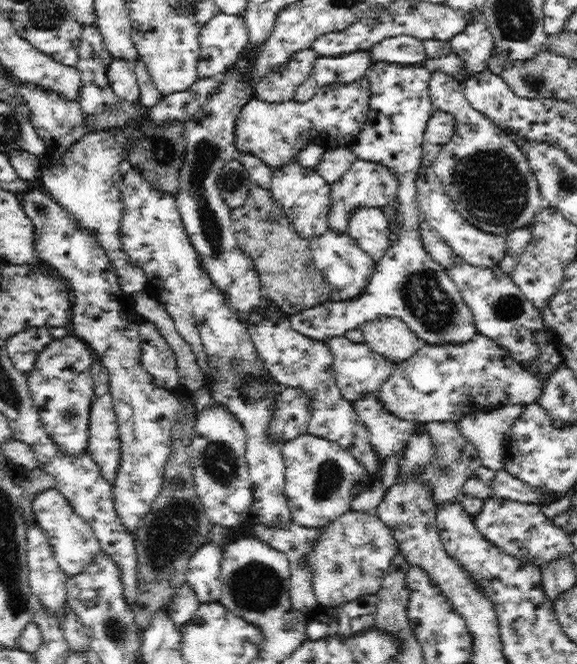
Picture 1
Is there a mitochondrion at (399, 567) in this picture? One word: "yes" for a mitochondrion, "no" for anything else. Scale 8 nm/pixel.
no

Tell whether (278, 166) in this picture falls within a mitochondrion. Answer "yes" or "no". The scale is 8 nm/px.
no

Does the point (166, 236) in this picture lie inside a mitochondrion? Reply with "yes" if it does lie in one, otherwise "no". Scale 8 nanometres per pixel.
no

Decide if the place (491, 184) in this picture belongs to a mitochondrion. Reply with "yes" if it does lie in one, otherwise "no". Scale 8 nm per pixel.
yes

